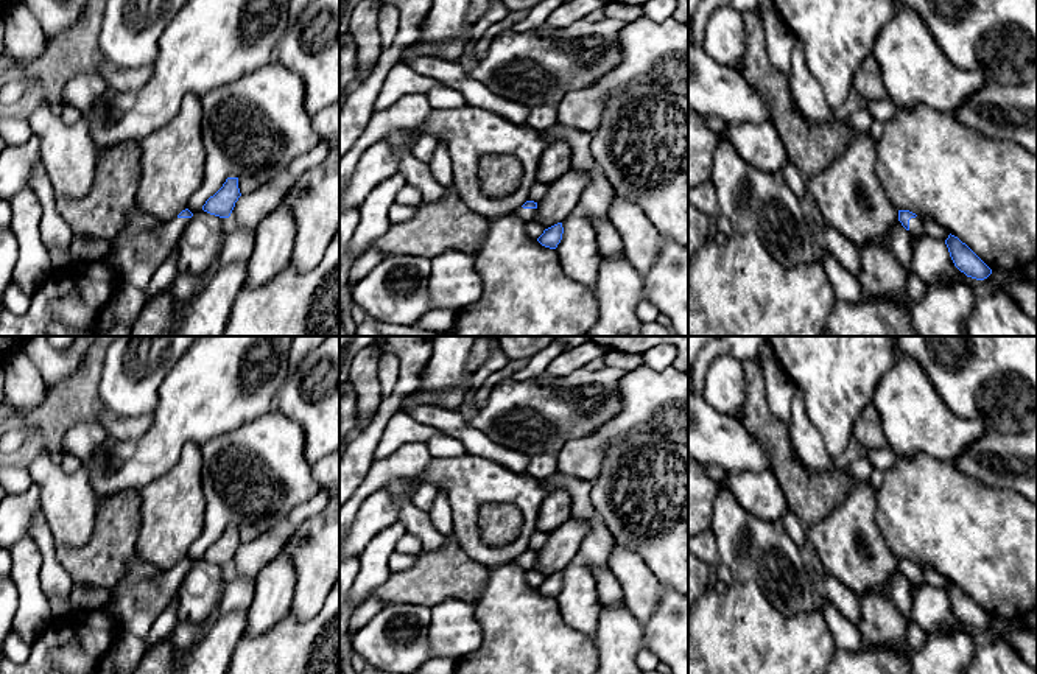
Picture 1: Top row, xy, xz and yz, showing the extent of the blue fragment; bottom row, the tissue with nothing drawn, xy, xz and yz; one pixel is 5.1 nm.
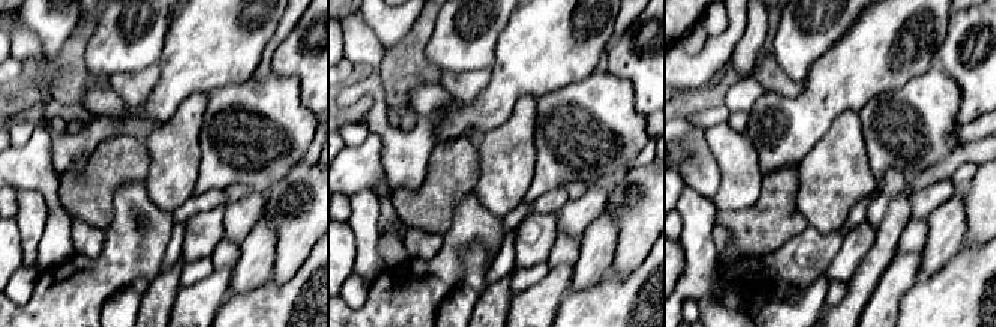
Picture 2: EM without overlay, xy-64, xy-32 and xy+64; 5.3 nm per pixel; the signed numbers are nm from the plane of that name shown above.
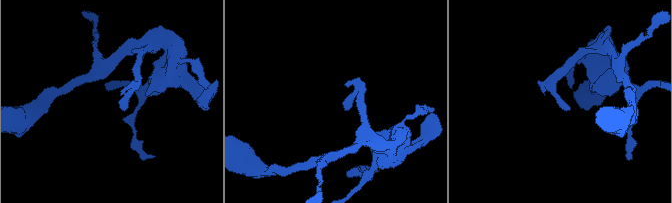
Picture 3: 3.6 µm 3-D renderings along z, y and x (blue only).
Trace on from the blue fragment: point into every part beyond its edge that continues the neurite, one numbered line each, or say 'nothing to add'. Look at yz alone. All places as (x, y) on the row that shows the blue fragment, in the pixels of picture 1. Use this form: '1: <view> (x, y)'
1: yz (916, 224)

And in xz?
1: xz (527, 215)

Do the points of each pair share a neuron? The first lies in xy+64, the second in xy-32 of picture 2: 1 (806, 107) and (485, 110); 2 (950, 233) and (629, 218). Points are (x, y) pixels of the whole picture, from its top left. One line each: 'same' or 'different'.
1: same
2: different

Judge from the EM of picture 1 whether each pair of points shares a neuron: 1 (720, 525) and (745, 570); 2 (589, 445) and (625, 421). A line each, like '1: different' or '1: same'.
1: same
2: same

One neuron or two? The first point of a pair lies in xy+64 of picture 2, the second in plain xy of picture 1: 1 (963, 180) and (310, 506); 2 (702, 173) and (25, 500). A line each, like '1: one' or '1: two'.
1: one
2: two

